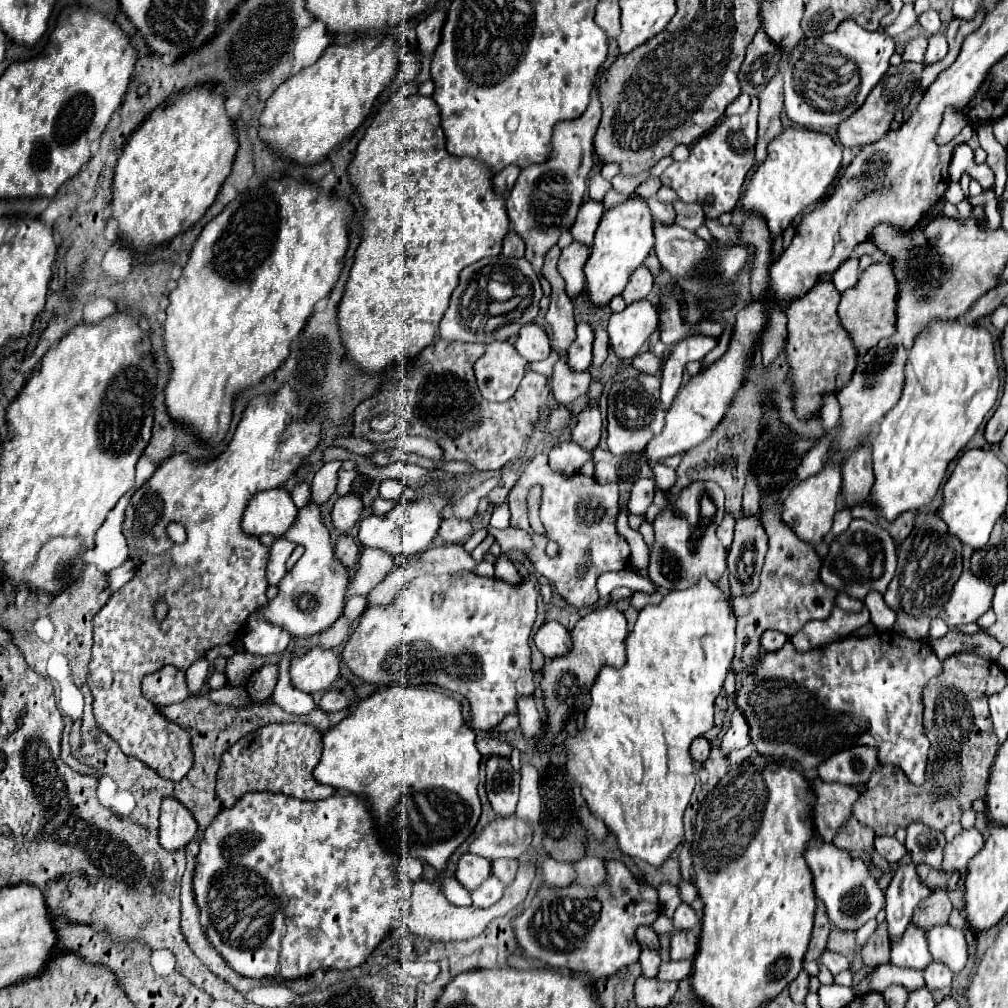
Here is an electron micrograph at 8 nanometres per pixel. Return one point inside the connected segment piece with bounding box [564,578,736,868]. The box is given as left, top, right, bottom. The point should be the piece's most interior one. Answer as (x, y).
(631, 761)

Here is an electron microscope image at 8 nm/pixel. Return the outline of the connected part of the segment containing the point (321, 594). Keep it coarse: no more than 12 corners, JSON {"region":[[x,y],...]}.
{"region":[[320,508],[298,510],[286,540],[302,558],[258,618],[294,638],[328,630],[348,572]]}

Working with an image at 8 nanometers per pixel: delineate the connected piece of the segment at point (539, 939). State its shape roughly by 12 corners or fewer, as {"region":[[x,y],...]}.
{"region":[[608,880],[540,888],[514,918],[524,954],[608,978],[640,960],[658,892]]}

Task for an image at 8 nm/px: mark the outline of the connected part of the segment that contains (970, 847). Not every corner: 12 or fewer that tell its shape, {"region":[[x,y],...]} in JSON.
{"region":[[962,830],[944,846],[944,872],[966,872],[984,836]]}

